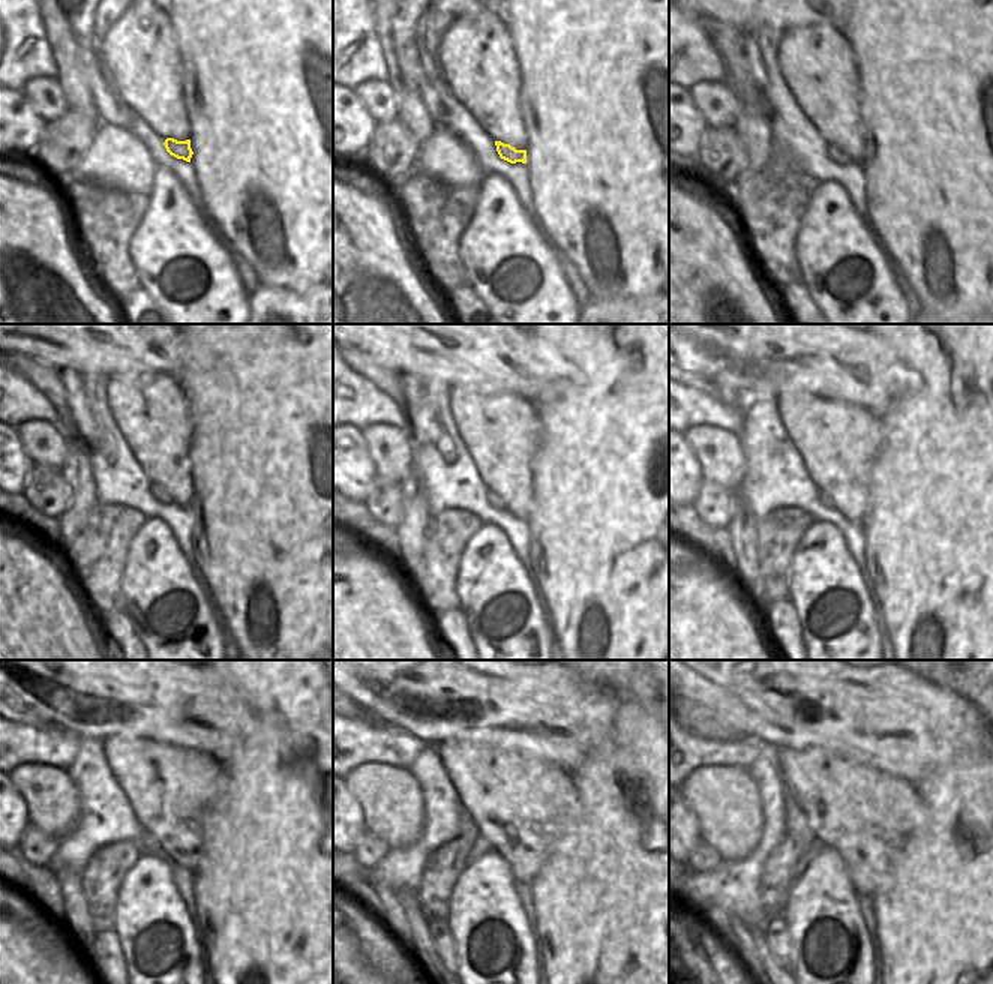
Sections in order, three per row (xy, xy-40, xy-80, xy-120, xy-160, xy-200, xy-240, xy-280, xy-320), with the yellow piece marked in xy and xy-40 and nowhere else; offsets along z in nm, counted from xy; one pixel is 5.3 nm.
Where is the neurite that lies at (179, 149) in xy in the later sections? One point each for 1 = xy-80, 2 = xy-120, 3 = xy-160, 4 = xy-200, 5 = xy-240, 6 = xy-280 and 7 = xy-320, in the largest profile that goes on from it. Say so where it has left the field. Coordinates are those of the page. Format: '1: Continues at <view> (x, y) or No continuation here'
1: Continues at xy-80 (837, 156)
2: Continues at xy-120 (158, 492)
3: Continues at xy-160 (494, 500)
4: Continues at xy-200 (825, 500)
5: Continues at xy-240 (147, 843)
6: Continues at xy-280 (482, 845)
7: Continues at xy-320 (809, 854)

